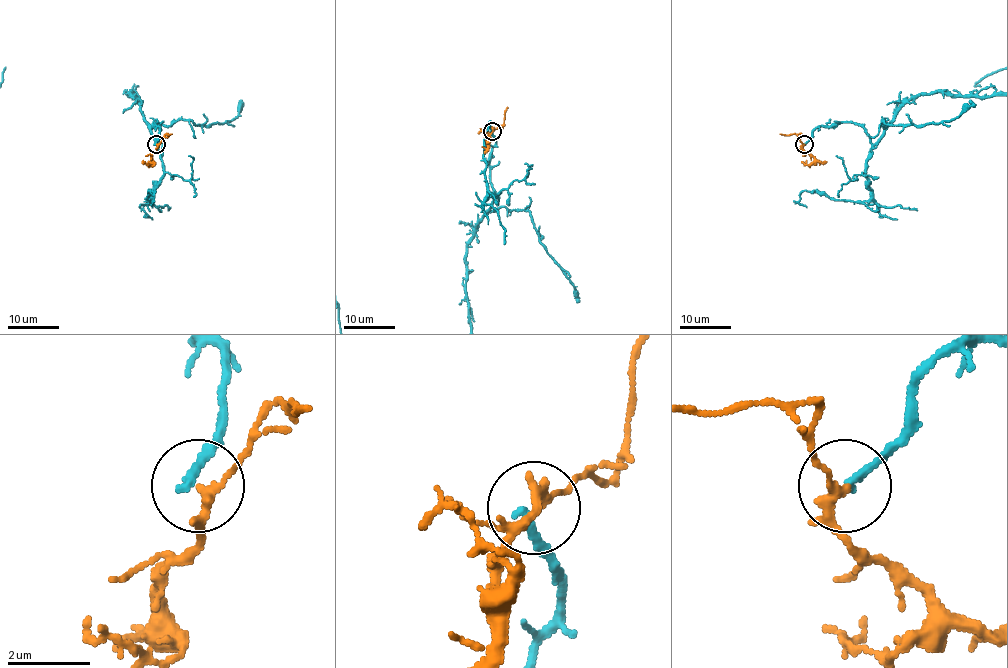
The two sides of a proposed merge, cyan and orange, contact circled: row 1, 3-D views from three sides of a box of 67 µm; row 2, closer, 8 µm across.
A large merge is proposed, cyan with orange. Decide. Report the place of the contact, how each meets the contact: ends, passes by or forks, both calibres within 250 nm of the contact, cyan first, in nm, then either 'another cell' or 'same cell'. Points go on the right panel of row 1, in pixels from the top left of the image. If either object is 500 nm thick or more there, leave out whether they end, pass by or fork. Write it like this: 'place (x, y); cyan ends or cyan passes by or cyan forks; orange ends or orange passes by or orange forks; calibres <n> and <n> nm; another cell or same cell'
place (804, 144); cyan ends; orange passes by; calibres 200 and 180 nm; same cell

